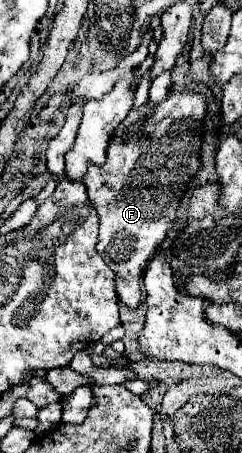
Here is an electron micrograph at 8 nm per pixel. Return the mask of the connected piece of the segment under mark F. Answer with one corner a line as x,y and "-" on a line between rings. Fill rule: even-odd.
191,90
173,92
167,100
159,102
153,112
149,112
147,106
143,106
141,112
149,114
149,118
125,118
109,142
107,162
101,168
89,168
83,180
101,220
95,250
117,276
119,300
133,310
141,304
139,280
145,266
167,232
175,226
175,184
187,182
199,170
207,100
-
175,160
187,160
189,170
179,168

